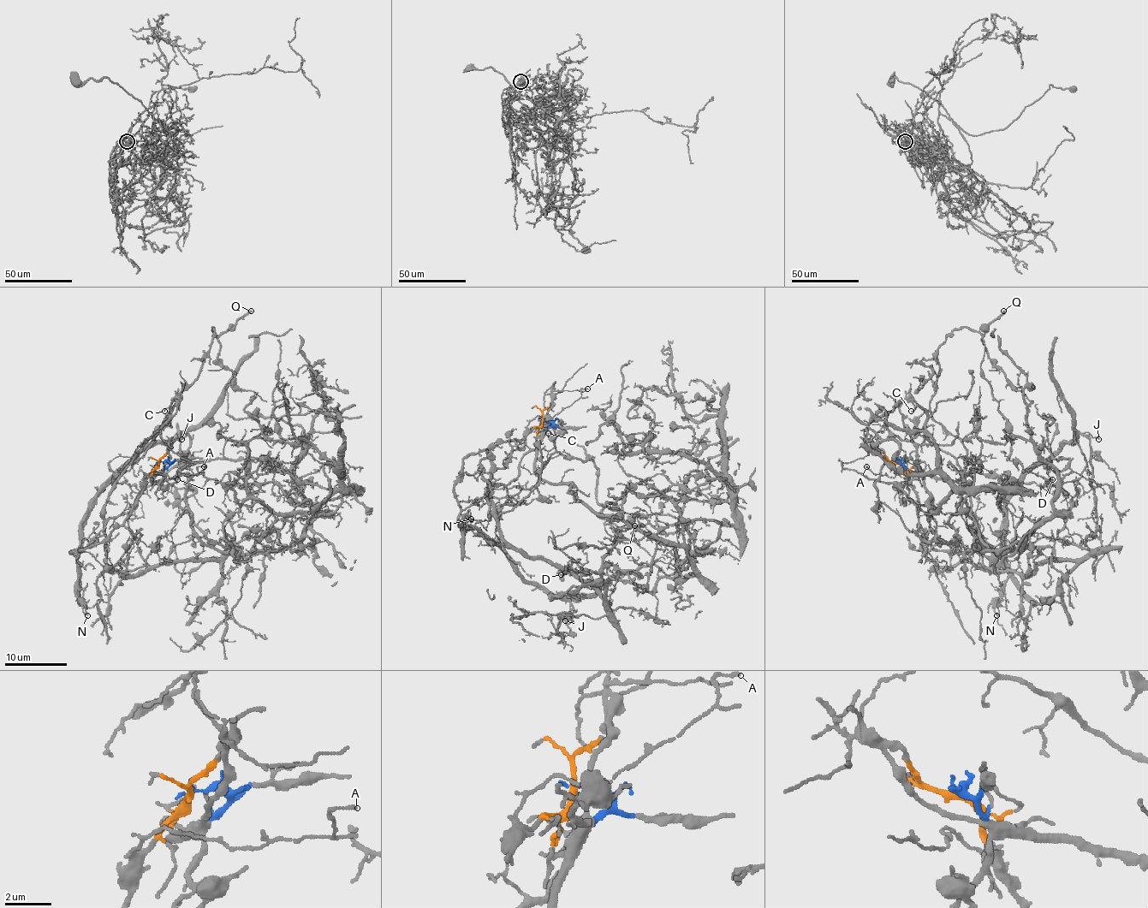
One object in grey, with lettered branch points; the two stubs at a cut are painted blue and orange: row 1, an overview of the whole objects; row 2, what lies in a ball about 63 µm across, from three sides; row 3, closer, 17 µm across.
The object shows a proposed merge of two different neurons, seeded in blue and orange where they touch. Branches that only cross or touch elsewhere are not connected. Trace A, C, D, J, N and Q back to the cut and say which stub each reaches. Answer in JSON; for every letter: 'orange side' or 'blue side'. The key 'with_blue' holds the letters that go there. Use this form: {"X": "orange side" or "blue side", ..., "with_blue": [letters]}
{"A": "orange side", "C": "orange side", "D": "blue side", "J": "orange side", "N": "orange side", "Q": "orange side", "with_blue": ["D"]}

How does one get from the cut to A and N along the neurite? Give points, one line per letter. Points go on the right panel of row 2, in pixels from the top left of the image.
A: (898, 461), (907, 477), (904, 478), (896, 472), (894, 472), (896, 473), (894, 477), (873, 472), (867, 465)
N: (898, 461), (917, 497), (918, 526), (934, 548), (1001, 553), (1007, 581), (996, 615)

